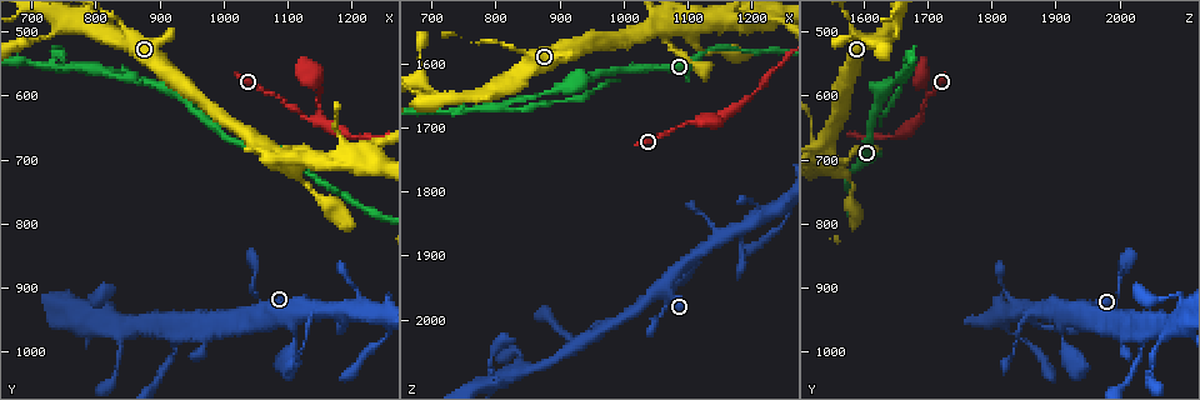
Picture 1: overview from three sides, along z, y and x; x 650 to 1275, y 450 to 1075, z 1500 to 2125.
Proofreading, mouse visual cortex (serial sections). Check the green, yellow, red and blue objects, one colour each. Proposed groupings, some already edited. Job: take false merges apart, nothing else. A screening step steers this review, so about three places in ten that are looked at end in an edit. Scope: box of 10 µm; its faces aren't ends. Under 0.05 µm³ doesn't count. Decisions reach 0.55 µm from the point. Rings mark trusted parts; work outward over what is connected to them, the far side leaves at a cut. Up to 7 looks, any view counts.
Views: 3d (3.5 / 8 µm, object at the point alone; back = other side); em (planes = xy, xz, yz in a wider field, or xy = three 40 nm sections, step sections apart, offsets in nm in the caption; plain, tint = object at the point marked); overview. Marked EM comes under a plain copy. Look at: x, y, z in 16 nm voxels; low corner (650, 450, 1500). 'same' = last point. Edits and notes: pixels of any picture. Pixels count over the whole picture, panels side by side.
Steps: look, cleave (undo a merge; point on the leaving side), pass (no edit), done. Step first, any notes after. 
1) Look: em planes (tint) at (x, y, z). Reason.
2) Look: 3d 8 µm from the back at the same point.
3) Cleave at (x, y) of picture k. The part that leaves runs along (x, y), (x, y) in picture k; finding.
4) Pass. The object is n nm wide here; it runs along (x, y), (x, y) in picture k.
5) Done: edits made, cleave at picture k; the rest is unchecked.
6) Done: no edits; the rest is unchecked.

Look: em xy step 5 (tint) at (1170, 940, 1865). Branch point.

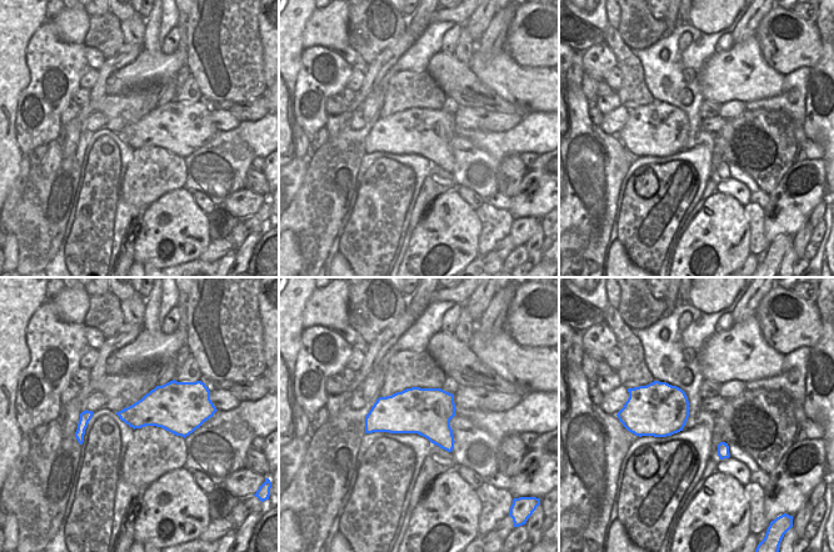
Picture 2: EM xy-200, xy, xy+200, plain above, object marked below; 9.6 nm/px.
Look: 3d 3.5 µm from the back at the same point. Wider look.

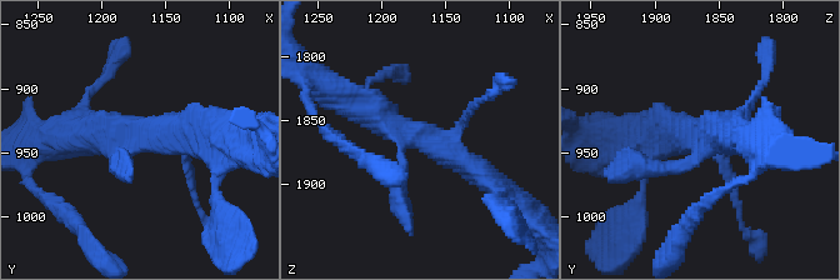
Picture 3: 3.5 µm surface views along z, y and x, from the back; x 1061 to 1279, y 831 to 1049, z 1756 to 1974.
Pass. The object is 460 nm wide here; it runs along (488, 180), (343, 96) in picture 3; continuous, no second cell.

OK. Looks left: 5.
Look: 3d 8 µm at (945, 955, 2030). A fork.

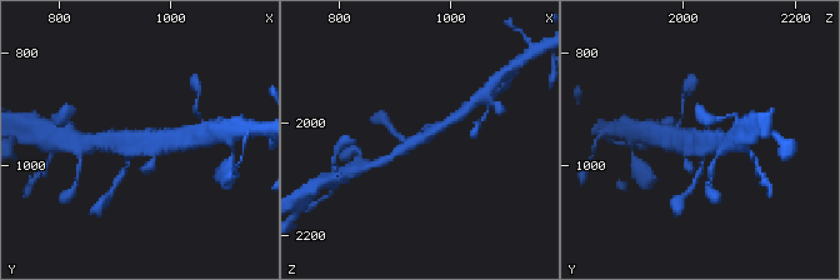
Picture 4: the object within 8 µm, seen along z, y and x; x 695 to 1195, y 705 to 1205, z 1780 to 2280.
Look: 3d 3.5 µm at the same point.

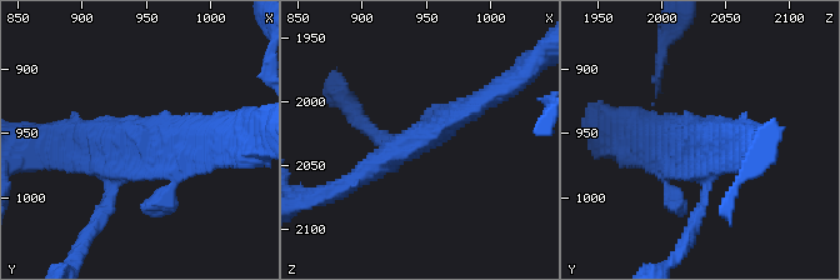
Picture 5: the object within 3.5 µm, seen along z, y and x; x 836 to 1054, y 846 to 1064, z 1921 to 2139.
Look: em xy step 3 (tint) at (942, 956, 2032). 3 arms meet here; the arms are 100, 300, 300 nm wide; need the tissue.

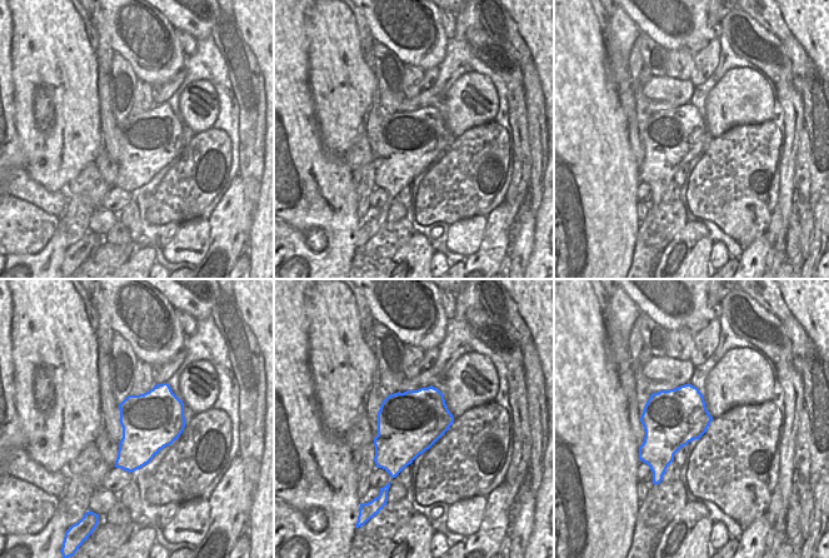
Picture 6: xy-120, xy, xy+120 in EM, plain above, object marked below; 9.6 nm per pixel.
Pass. One cell here.

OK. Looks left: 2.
Look: 3d 3.5 µm at (1150, 640, 1685).

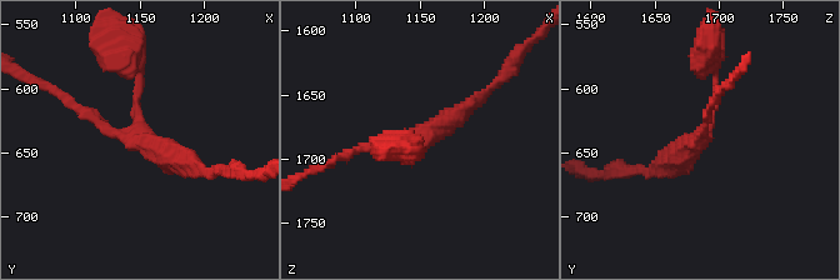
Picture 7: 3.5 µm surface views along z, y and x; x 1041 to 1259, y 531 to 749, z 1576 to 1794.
Look: em planes (tint) at (1146, 640, 1688).

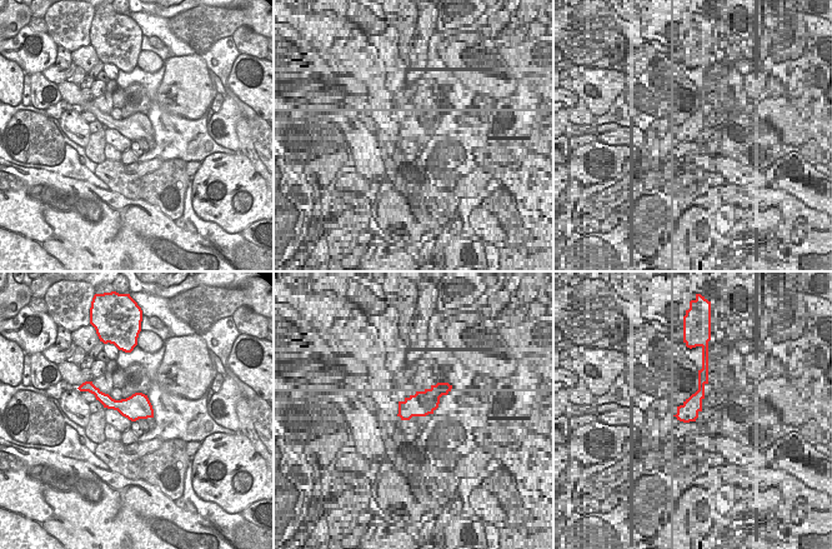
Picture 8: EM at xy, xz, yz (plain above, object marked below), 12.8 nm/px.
Pass. The object is 320 nm wide here; it runs along (66, 101), (100, 129), (135, 136), (128, 55) in picture 7; one cell here.

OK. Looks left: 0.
Done: no edits; the rest is unchecked.

